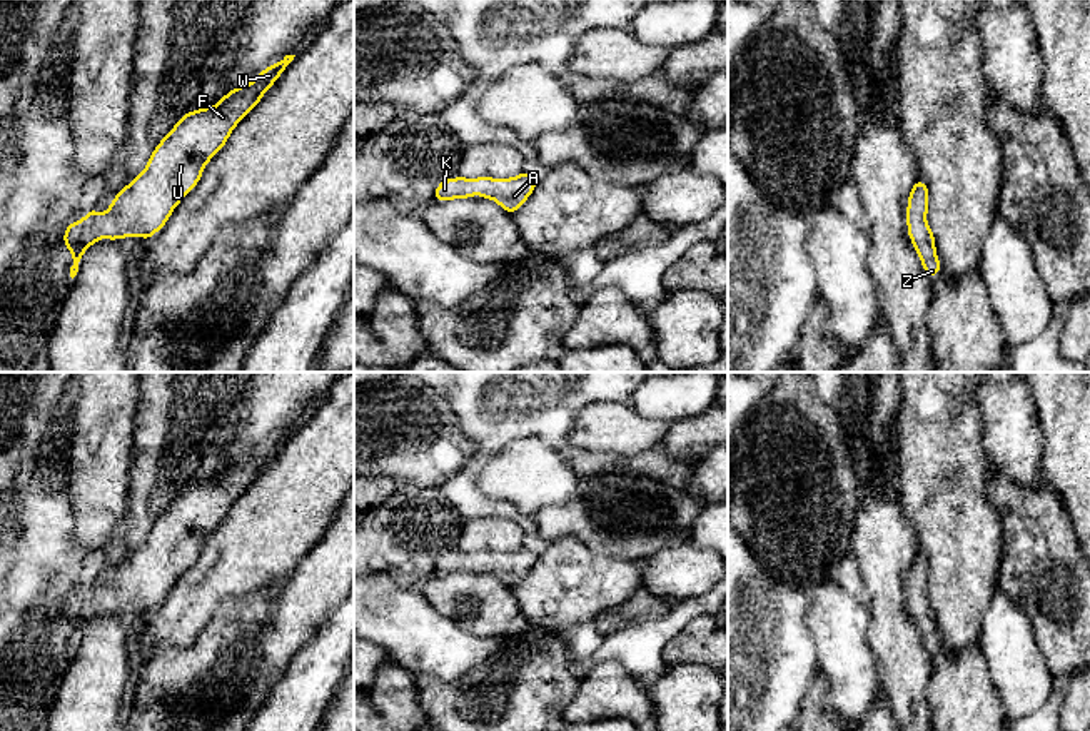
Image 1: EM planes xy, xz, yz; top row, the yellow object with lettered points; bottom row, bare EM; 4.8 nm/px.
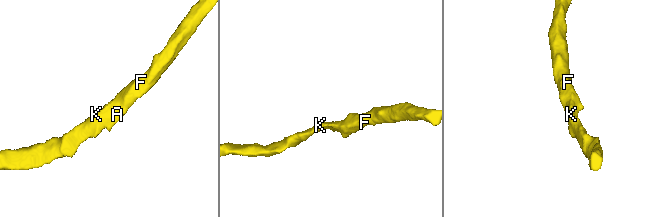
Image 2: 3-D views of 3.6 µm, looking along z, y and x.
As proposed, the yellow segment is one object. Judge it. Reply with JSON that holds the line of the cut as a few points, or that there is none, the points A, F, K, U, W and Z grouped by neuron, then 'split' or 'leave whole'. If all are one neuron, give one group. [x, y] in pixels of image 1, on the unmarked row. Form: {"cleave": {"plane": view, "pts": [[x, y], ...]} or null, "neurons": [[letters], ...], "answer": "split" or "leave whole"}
{"cleave": null, "neurons": [["A", "F", "K", "U", "W", "Z"]], "answer": "leave whole"}

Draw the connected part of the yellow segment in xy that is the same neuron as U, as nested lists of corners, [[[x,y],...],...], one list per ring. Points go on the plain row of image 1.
[[[285,429],[280,437],[264,442],[252,457],[235,461],[215,481],[185,487],[155,521],[145,544],[115,569],[107,586],[98,589],[95,582],[85,584],[87,591],[83,594],[68,597],[63,616],[73,629],[70,651],[77,649],[83,624],[102,611],[115,614],[142,609],[149,616],[150,609],[165,599],[177,577],[199,557],[205,537],[225,519],[234,501],[260,476],[260,471],[294,431]]]

